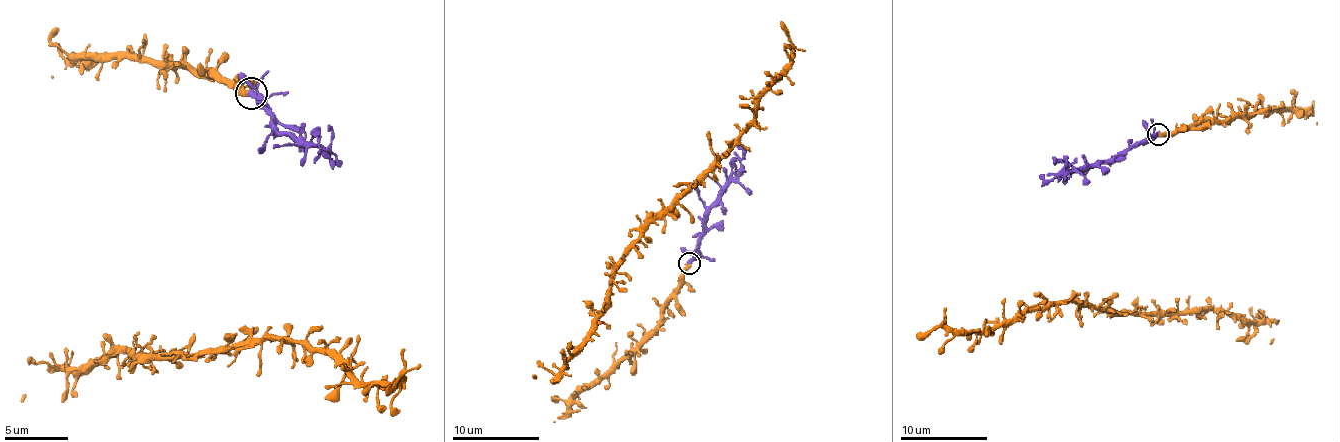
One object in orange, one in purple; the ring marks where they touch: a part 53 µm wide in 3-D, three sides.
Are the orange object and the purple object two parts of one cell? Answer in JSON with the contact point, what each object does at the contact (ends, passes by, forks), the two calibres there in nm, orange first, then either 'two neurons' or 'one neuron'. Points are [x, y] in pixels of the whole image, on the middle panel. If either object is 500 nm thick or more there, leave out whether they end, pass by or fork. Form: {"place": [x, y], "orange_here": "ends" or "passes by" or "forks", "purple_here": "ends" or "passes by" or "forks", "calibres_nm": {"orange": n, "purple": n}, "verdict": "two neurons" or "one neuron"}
{"place": [689, 263], "orange_here": "ends", "purple_here": "passes by", "calibres_nm": {"orange": 400, "purple": 300}, "verdict": "one neuron"}

